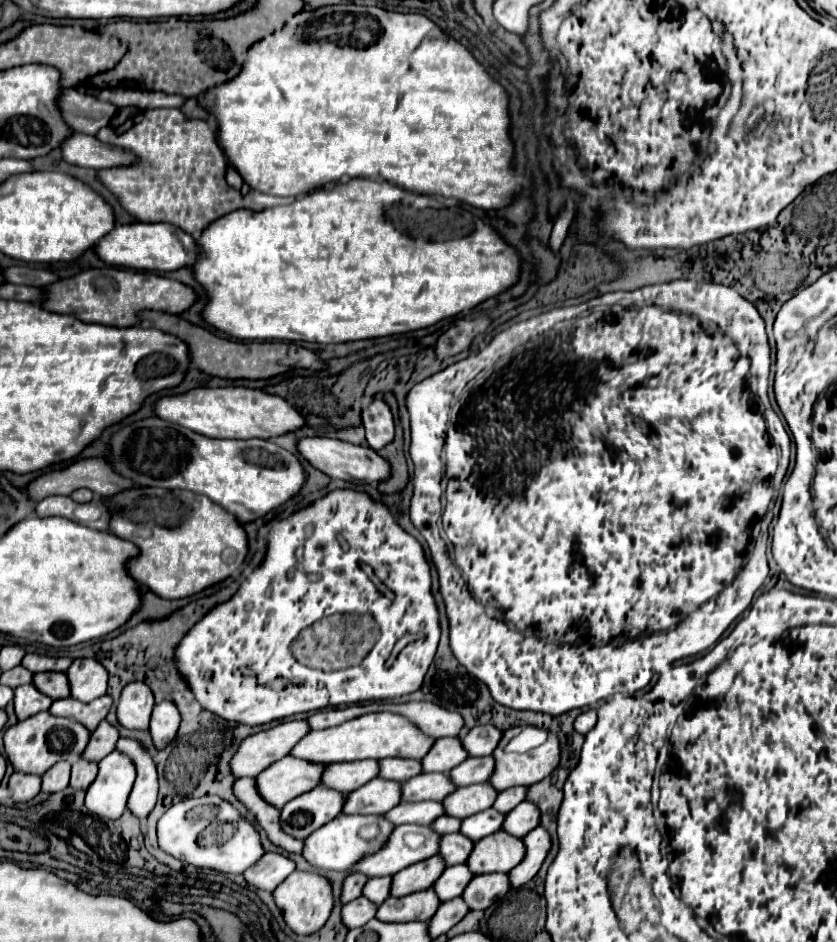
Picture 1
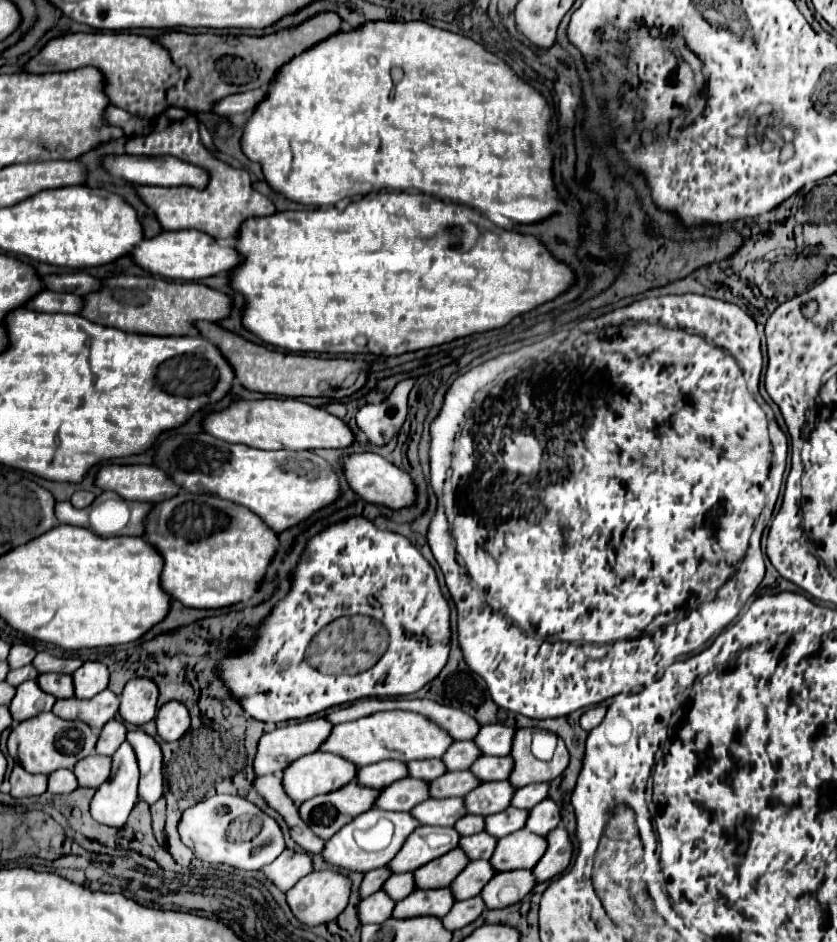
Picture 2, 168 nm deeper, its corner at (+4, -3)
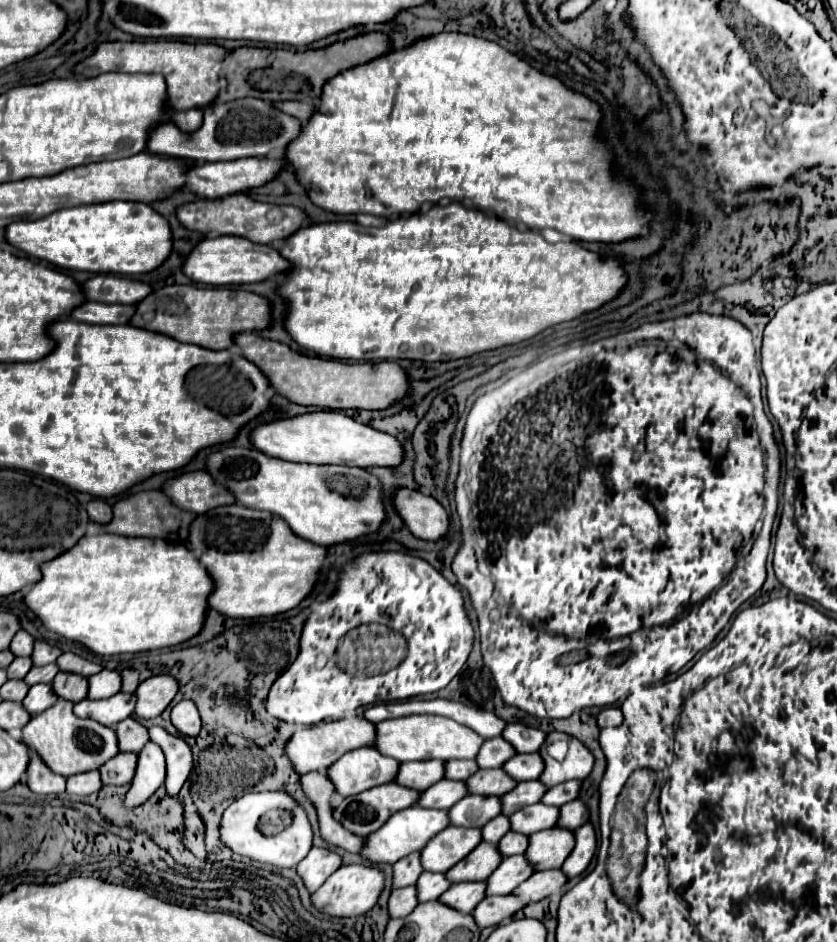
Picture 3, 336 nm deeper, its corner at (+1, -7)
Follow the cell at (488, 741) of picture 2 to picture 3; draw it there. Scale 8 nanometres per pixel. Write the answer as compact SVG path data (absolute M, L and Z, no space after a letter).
M509 723L503 731L503 739L507 739L519 753L535 753L545 745L547 733L523 723Z

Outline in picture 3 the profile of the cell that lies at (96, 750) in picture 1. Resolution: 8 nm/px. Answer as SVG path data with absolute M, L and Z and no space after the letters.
M129 717L121 723L117 723L117 737L119 737L119 749L121 751L141 751L145 747L147 739L147 727L141 725L137 719Z

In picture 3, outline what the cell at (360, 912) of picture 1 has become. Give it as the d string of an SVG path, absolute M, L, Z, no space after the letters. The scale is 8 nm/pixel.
M415 885L411 887L403 887L403 889L395 889L389 897L389 915L395 919L395 917L405 917L409 915L415 907L419 905L419 899L417 899L417 891L415 891Z

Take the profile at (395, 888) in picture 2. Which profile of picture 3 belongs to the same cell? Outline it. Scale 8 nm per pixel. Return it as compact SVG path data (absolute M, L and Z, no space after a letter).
M423 871L423 875L417 881L417 891L419 891L419 901L431 901L431 899L439 899L449 887L453 885L453 881L449 881L445 875L441 873L431 873L431 871Z

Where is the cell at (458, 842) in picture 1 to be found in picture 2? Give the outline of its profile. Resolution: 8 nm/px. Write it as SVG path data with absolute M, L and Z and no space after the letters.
M476 833L476 835L468 835L462 837L458 843L458 849L462 849L468 859L490 859L494 847L496 847L496 837L484 835L484 833Z

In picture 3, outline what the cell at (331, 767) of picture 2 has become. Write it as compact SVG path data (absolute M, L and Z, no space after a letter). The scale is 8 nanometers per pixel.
M373 747L349 751L337 763L329 767L329 779L341 797L355 795L359 791L395 781L399 773L399 761L379 755Z

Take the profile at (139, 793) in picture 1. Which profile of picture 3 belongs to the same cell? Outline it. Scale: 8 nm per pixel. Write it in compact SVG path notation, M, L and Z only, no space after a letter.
M151 727L149 735L151 741L161 745L167 759L167 779L165 779L167 793L177 795L195 767L191 745L183 737L167 733L163 727Z

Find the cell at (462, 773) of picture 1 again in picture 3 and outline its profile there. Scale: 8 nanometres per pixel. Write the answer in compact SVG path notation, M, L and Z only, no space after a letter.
M519 753L503 765L503 771L519 781L539 779L539 775L543 773L543 757L539 753Z

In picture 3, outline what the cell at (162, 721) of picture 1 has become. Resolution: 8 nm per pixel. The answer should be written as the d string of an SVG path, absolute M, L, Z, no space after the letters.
M181 701L171 711L173 725L187 737L195 737L201 731L201 717L193 701Z

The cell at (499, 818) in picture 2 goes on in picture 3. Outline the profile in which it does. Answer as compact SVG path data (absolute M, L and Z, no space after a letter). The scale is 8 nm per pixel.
M537 803L533 807L523 807L511 815L511 829L531 835L543 829L555 827L559 821L559 807Z

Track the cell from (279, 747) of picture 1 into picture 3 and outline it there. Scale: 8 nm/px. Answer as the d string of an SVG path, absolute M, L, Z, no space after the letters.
M366 706L359 707L353 717L327 723L323 721L313 727L299 727L287 743L287 757L293 761L295 771L327 771L327 767L331 767L331 763L335 763L335 759L339 759L347 751L371 747L371 743L375 743L375 723L364 718L365 710Z

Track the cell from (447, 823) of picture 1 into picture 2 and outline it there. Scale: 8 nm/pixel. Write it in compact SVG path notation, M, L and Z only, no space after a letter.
M464 815L464 819L458 819L454 827L456 827L456 831L460 831L460 835L474 835L484 829L484 817Z

